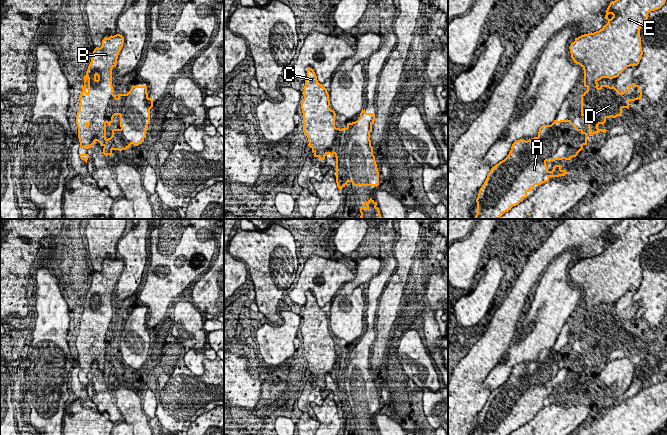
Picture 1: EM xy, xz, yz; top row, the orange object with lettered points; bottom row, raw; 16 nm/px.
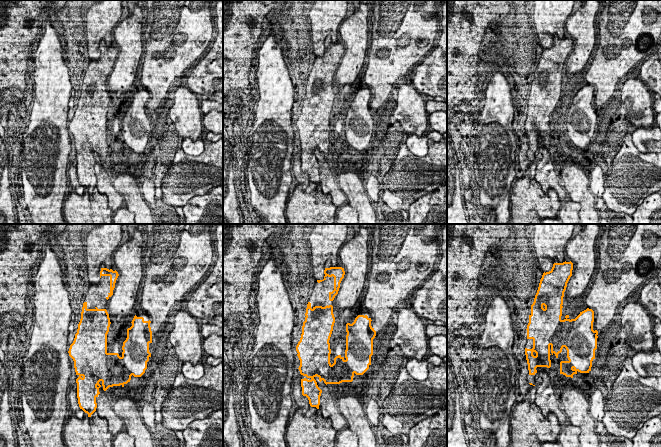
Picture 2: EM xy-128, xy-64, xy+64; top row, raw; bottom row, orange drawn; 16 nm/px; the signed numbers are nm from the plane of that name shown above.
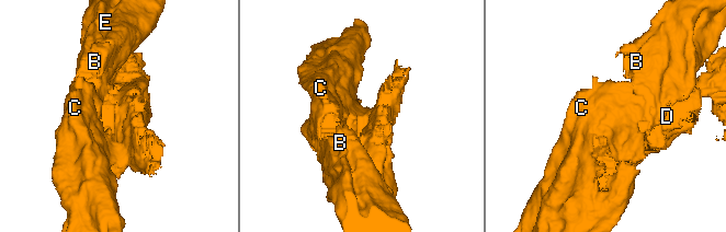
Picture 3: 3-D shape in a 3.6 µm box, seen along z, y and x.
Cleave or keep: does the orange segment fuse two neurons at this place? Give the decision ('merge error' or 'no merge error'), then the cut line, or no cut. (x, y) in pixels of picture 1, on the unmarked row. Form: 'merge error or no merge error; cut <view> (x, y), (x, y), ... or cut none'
merge error; cut xy (113, 318), (105, 334), (105, 346)

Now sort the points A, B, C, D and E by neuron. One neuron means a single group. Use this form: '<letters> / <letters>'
A B C E / D

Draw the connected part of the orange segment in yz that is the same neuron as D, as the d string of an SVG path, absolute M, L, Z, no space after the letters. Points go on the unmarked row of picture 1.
M634 307L622 317L609 309L586 311L587 314L581 319L581 340L588 348L589 360L600 355L606 357L607 354L598 352L599 348L603 349L607 342L622 340L622 333L629 333L630 325L642 323L642 314Z

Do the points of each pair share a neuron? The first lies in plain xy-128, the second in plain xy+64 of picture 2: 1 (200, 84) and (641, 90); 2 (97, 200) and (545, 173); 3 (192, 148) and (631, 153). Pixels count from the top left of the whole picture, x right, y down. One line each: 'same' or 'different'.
1: different
2: different
3: different

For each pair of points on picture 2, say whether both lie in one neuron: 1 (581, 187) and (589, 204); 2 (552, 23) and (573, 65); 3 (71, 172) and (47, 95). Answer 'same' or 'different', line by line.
1: same
2: different
3: different

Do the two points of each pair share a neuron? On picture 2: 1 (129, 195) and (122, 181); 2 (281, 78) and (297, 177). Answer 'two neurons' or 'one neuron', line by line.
1: one neuron
2: two neurons

